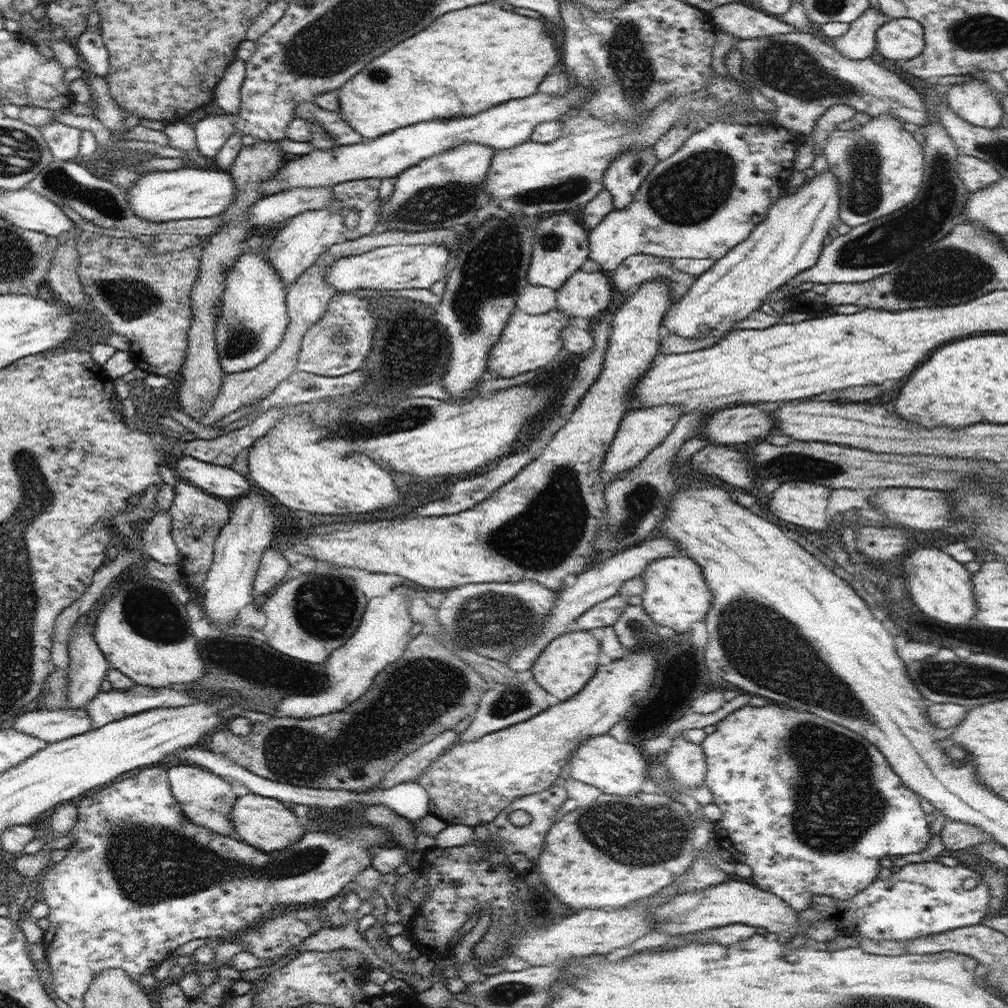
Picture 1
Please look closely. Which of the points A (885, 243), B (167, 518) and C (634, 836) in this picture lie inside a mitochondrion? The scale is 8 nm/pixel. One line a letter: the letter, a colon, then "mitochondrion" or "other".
A: mitochondrion
B: other
C: mitochondrion

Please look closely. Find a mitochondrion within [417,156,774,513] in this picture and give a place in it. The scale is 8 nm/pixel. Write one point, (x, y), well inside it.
(481, 281)

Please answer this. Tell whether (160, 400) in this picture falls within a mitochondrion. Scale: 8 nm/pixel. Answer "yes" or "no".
yes

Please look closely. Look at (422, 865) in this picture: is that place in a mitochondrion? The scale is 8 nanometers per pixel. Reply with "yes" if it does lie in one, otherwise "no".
no

